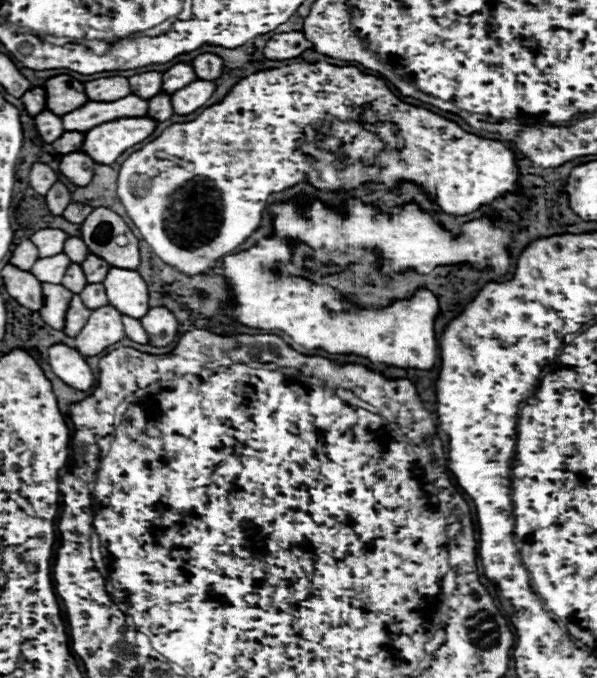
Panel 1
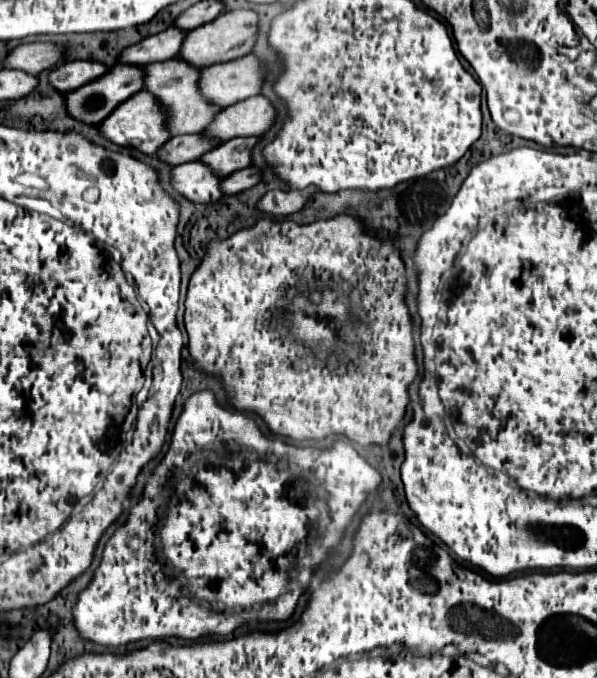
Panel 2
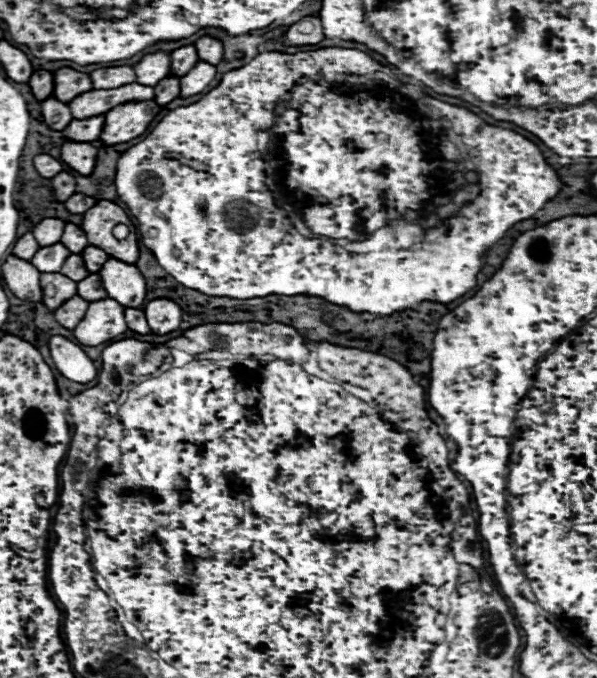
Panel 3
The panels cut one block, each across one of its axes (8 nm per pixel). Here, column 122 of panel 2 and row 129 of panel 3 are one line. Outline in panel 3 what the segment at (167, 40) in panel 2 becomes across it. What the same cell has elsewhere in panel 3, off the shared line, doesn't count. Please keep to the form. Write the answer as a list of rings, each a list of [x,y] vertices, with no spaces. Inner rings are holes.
[[[52,96],[42,102],[42,116],[44,116],[44,122],[48,124],[48,128],[58,130],[58,132],[62,132],[72,122],[68,104],[62,104]]]

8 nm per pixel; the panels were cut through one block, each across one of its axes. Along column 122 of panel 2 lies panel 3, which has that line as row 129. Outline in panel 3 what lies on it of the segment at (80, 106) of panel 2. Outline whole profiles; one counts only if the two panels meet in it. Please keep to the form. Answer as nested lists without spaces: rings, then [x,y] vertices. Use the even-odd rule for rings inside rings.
[[[96,116],[88,120],[72,120],[62,134],[70,142],[94,142],[100,138],[102,126],[104,126],[104,116]]]

